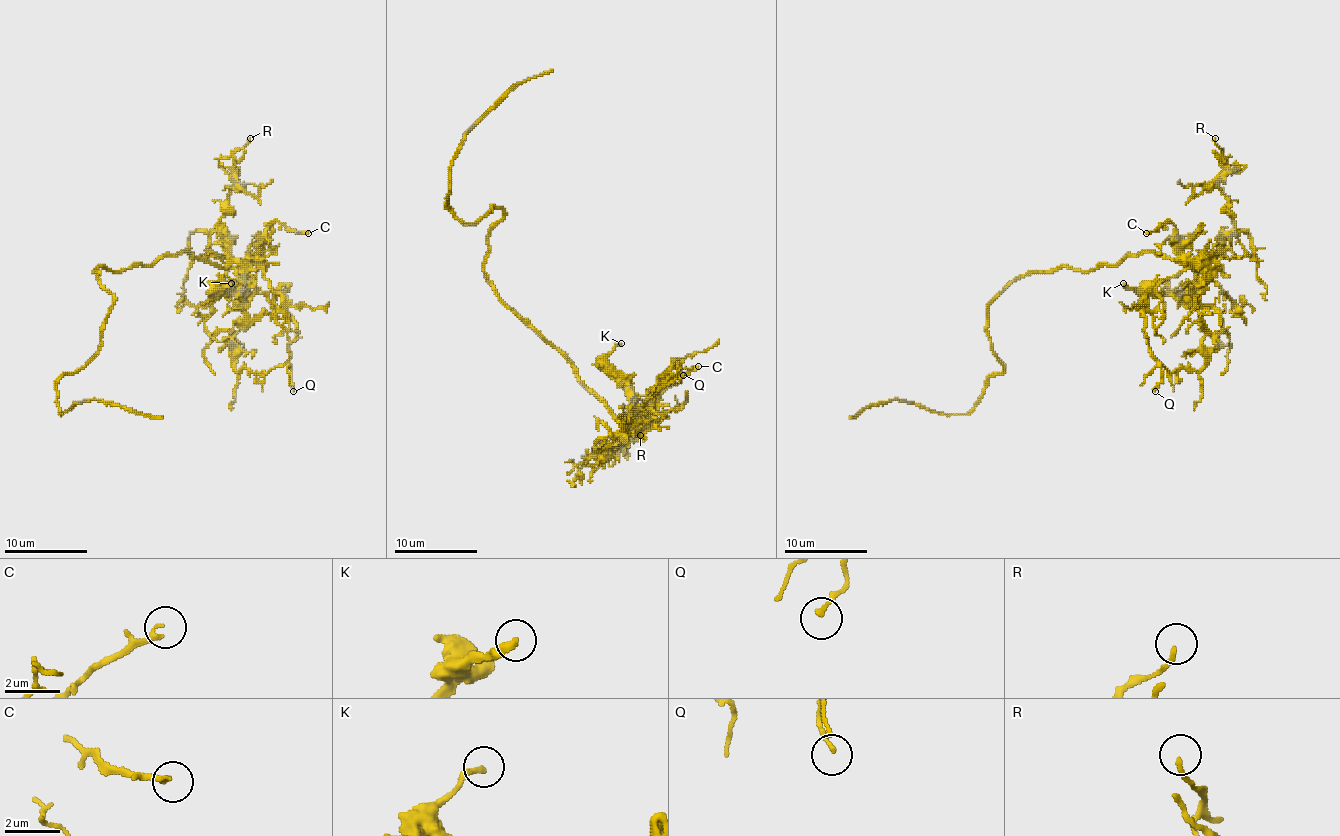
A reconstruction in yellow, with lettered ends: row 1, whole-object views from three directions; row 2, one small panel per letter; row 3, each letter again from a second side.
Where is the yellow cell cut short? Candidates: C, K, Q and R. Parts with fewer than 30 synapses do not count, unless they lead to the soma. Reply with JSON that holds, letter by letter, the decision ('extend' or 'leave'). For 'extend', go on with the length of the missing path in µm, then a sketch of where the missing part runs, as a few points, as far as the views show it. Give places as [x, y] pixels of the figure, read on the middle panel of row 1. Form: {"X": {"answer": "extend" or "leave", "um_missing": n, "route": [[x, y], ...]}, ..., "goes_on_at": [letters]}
{"C": {"answer": "leave"}, "K": {"answer": "leave"}, "Q": {"answer": "leave"}, "R": {"answer": "leave"}, "goes_on_at": []}

